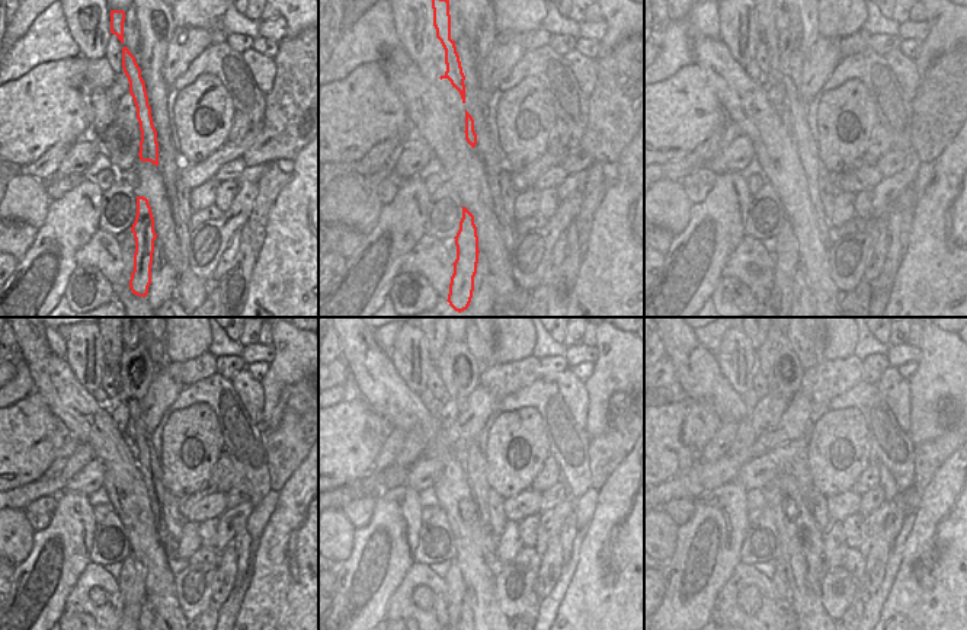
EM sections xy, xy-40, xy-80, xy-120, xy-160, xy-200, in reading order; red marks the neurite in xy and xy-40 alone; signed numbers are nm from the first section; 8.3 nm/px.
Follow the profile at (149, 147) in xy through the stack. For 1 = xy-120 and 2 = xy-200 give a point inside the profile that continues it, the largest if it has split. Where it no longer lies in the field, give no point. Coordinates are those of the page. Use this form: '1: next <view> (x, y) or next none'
1: next xy-120 (114, 348)
2: next xy-200 (756, 347)

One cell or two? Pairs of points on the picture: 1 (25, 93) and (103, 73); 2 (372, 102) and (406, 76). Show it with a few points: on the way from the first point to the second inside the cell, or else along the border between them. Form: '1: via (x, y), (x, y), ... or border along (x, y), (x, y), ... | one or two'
1: via (44, 93), (57, 93), (85, 72) | one
2: border along (380, 63), (388, 85), (397, 95), (407, 117) | two

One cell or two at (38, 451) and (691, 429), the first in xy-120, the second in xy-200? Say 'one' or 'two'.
two

